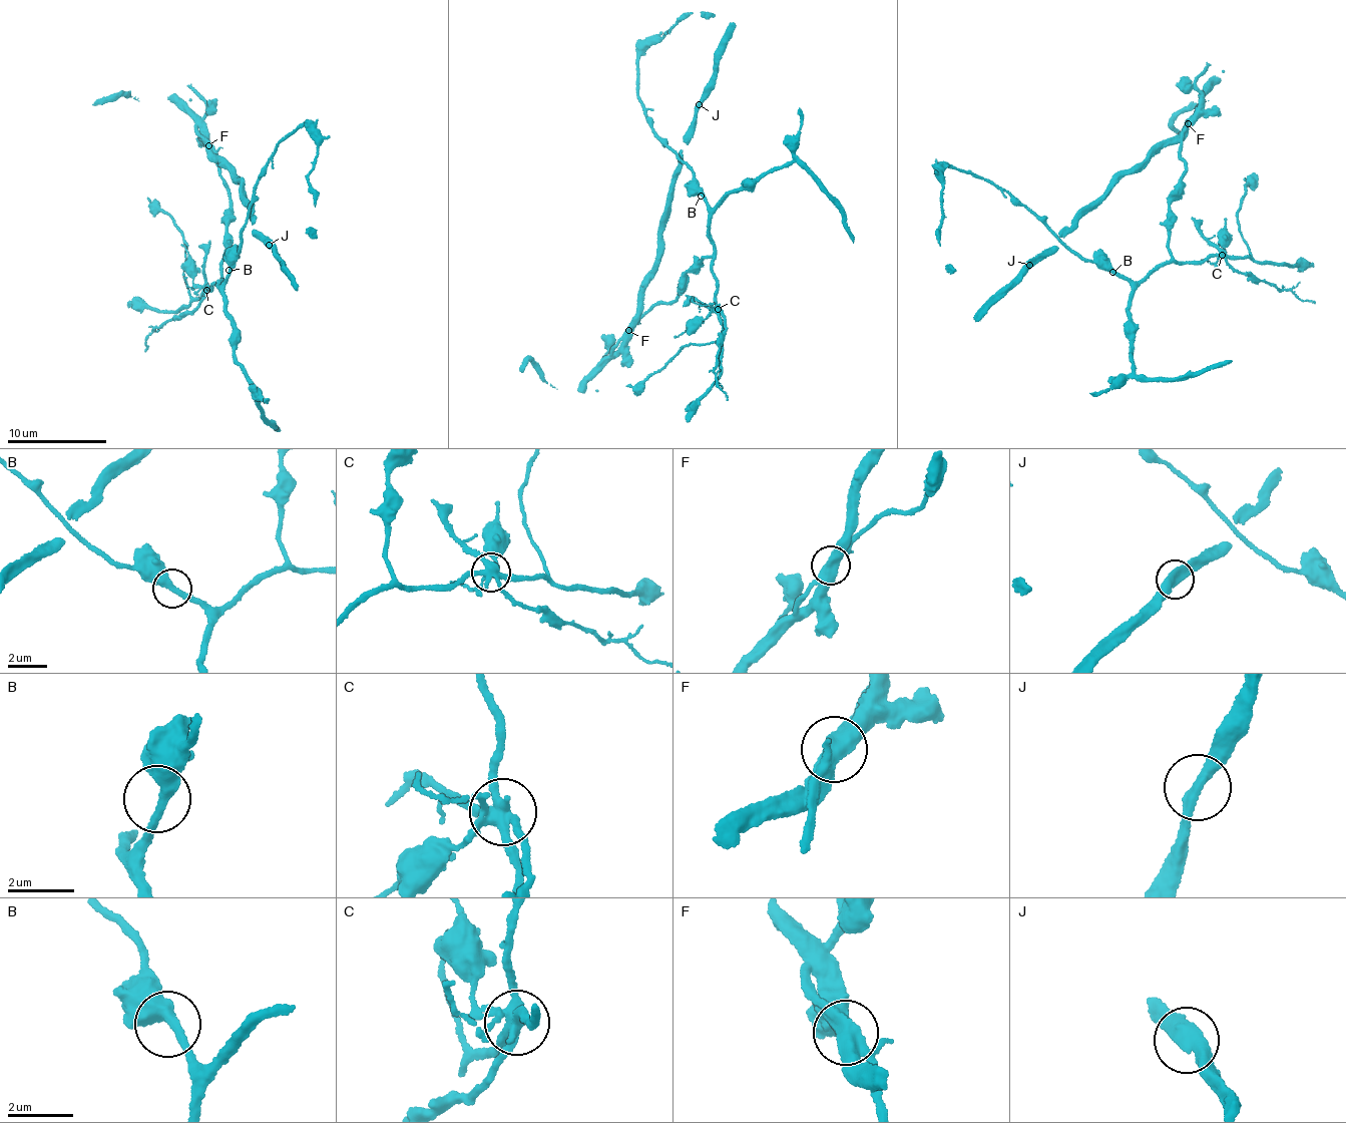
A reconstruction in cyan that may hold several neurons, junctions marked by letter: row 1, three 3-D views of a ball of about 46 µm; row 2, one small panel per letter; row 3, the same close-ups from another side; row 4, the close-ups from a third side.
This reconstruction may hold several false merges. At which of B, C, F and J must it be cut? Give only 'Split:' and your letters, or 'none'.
Split: C, F

